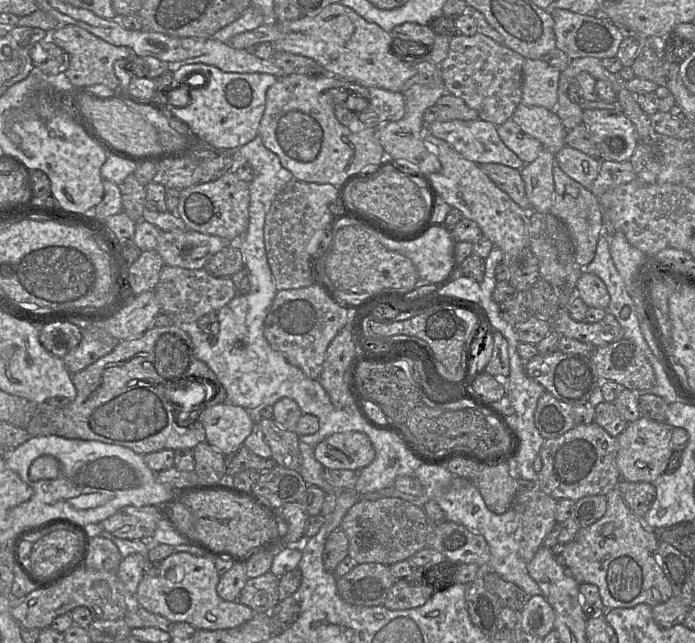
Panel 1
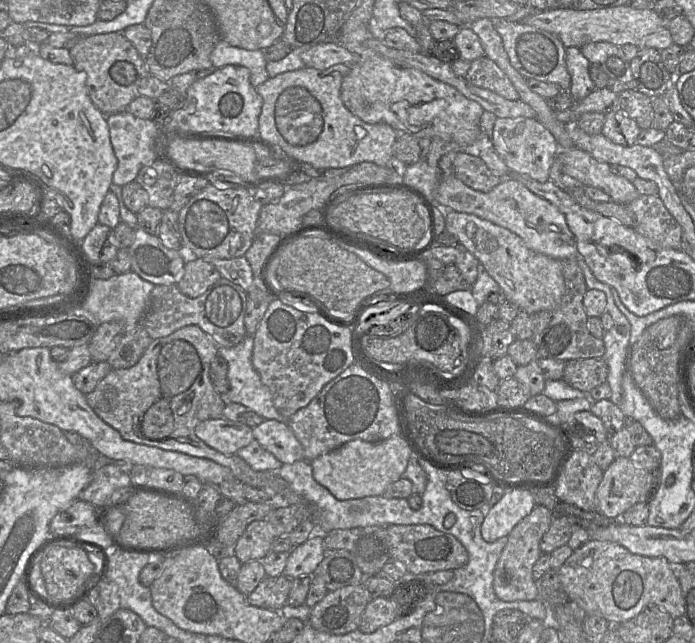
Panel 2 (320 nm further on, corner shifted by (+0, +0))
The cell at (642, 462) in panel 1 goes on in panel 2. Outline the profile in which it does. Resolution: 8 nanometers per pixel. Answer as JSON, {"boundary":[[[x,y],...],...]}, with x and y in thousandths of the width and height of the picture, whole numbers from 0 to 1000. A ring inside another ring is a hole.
{"boundary":[[[886,711],[869,733],[858,764],[858,792],[876,807],[891,807],[911,785],[931,781],[940,767],[940,736],[915,725],[905,711]]]}

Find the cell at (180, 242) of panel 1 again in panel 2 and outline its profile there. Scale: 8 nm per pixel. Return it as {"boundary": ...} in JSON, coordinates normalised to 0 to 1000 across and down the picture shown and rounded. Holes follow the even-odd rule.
{"boundary":[[[201,353],[194,355],[193,375],[184,389],[188,420],[222,443],[255,443],[265,428],[266,406],[260,393],[237,384],[226,365],[213,364]]]}

